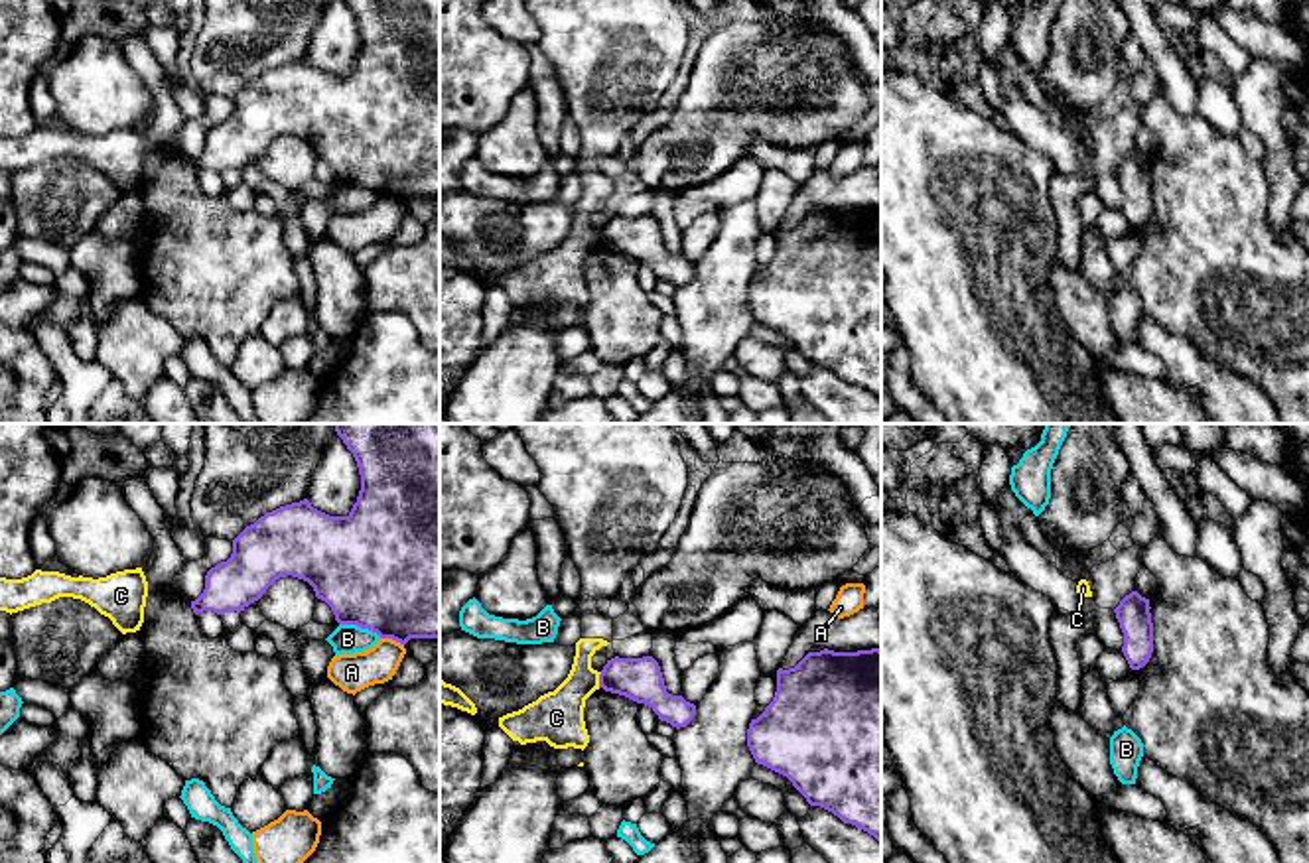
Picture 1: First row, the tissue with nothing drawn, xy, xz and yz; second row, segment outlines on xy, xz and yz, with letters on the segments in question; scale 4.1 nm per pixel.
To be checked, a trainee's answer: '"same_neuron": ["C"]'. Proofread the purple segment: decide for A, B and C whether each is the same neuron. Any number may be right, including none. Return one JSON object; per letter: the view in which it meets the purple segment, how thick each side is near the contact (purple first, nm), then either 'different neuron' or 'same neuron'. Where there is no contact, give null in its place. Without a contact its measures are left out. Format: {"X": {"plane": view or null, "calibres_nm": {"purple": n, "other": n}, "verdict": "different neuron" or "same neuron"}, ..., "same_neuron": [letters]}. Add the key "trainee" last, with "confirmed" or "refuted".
{"A": {"plane": "xy", "calibres_nm": {"purple": 480, "other": 160}, "verdict": "different neuron"}, "B": {"plane": "xy", "calibres_nm": {"purple": 500, "other": 130}, "verdict": "different neuron"}, "C": {"plane": "xz", "calibres_nm": {"purple": 180, "other": 220}, "verdict": "different neuron"}, "same_neuron": [], "trainee": "refuted"}

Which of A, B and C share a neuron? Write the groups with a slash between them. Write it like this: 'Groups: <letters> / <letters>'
Groups: A / B / C

